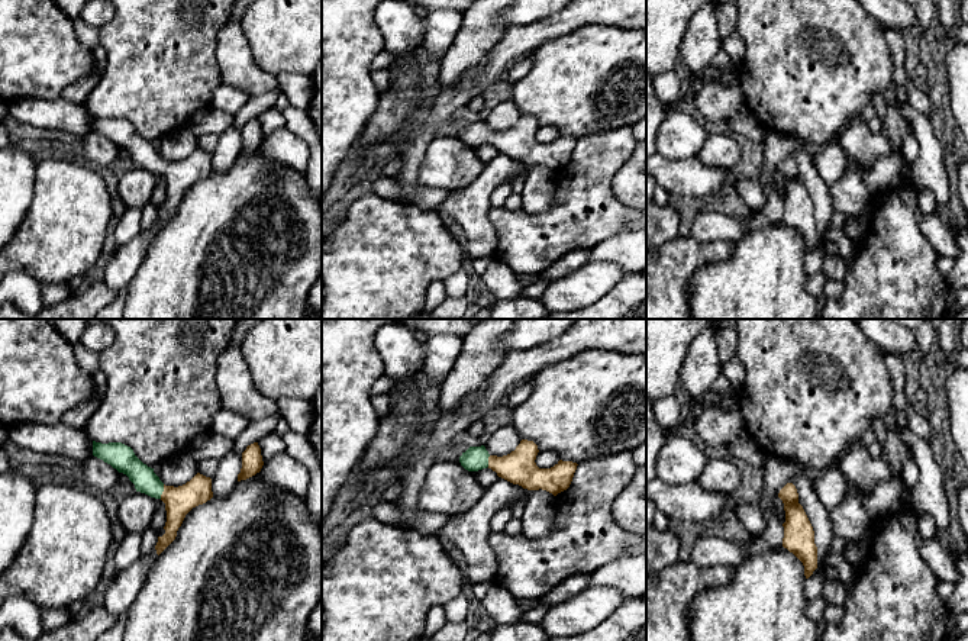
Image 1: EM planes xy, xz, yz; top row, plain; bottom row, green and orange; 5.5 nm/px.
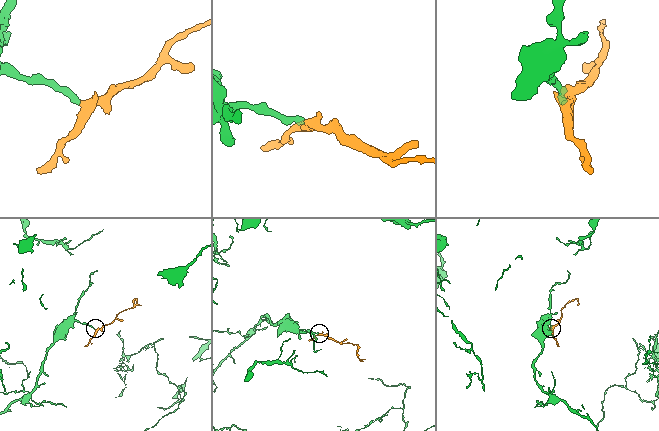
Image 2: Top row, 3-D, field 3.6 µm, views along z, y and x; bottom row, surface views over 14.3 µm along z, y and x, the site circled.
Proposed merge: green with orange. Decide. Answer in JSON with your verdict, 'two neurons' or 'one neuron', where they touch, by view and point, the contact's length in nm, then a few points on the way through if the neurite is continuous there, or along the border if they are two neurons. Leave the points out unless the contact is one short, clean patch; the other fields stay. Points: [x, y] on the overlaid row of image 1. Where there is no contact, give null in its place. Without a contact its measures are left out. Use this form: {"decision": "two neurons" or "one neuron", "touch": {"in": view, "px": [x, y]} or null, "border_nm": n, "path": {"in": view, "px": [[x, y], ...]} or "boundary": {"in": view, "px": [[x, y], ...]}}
{"decision": "one neuron", "touch": {"in": "xy", "px": [163, 490]}, "border_nm": 80, "path": {"in": "xy", "px": [[145, 480], [163, 490], [178, 501]]}}

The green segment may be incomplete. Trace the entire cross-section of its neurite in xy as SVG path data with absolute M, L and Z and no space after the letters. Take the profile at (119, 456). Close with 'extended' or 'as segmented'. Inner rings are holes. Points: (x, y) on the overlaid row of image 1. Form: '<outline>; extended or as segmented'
M93 441L93 455L126 474L135 484L136 492L161 499L165 503L165 534L158 537L155 545L158 555L175 539L185 515L213 497L210 477L197 473L183 486L165 486L154 473L154 468L143 464L133 450L122 442L101 444Z; extended

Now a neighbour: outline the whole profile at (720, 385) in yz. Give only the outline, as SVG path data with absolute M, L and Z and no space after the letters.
M722 373L714 380L712 392L720 393L723 396L723 399L716 403L716 408L725 409L725 408L732 408L733 405L736 405L736 397L730 396L729 381Z

